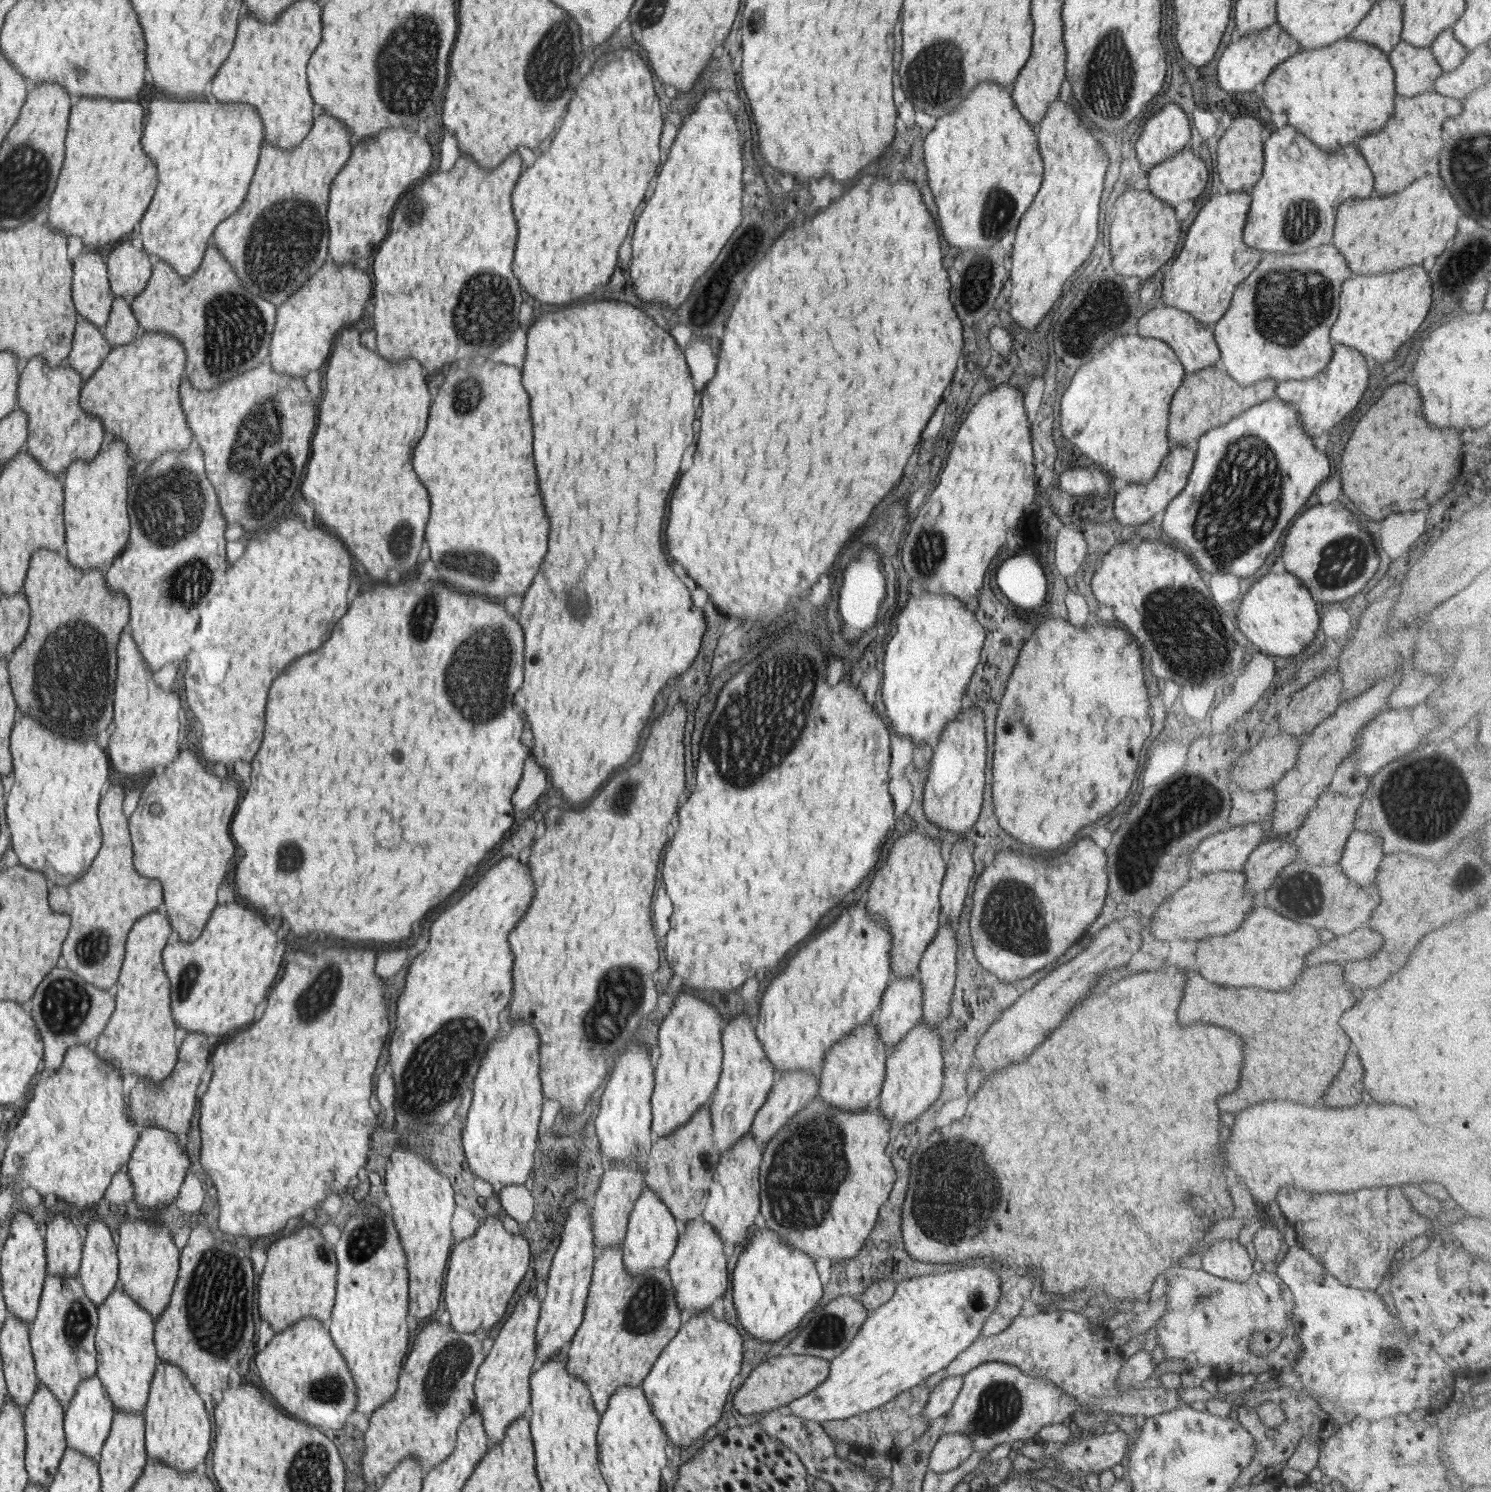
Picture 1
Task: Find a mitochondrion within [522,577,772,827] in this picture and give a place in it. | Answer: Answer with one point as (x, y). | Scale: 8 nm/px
(622, 813)

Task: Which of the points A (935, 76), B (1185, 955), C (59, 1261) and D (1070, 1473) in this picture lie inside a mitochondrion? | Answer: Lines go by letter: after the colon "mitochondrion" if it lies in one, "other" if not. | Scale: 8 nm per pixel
A: mitochondrion
B: other
C: other
D: other

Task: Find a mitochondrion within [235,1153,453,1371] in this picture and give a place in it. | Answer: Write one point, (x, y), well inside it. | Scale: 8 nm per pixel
(368, 1235)

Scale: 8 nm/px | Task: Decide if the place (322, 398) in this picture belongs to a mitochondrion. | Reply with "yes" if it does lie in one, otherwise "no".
no

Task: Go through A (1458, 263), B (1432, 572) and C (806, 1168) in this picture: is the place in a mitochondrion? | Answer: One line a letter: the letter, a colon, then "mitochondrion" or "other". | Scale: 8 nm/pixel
A: mitochondrion
B: other
C: mitochondrion

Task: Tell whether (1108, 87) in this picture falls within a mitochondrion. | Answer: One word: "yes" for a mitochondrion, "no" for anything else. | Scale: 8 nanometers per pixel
yes

